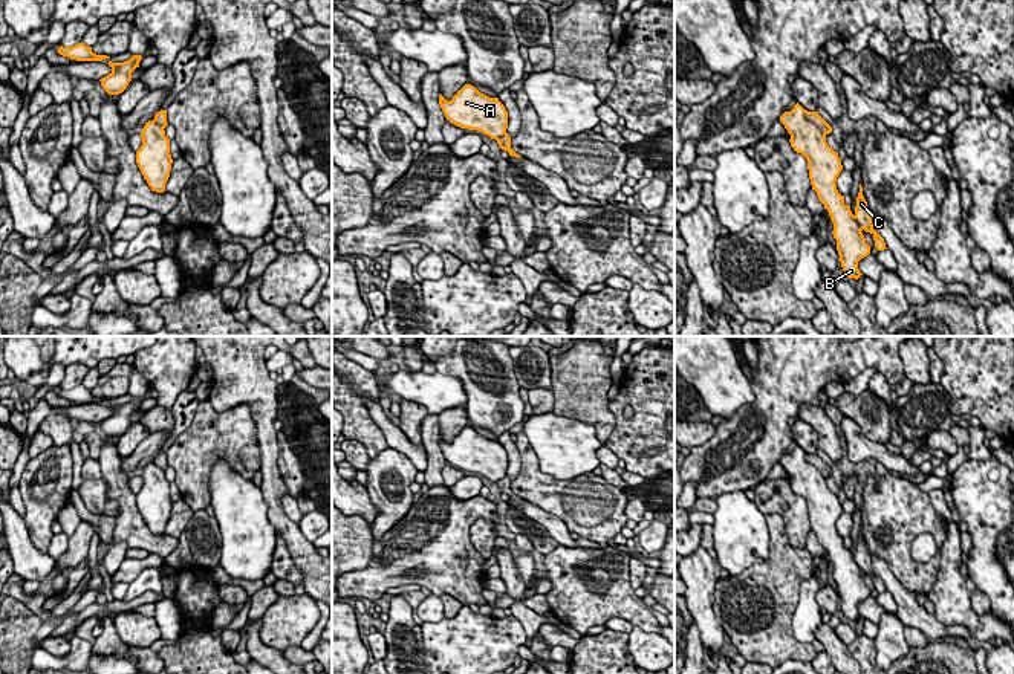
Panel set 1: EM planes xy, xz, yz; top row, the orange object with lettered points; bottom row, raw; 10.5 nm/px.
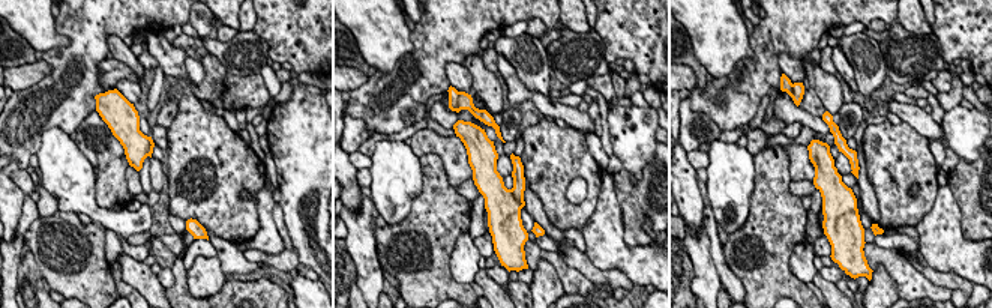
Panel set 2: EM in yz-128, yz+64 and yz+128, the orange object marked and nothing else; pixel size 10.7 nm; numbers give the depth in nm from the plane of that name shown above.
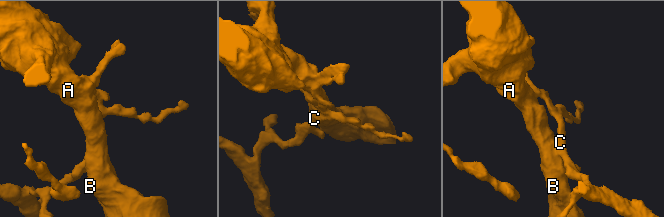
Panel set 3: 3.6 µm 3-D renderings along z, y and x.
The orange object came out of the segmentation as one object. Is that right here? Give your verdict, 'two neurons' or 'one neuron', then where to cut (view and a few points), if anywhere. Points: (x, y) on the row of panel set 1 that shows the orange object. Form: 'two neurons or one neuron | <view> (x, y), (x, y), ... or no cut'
two neurons | yz (803, 110), (825, 136)

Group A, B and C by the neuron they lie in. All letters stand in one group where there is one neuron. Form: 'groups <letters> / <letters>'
groups A B / C

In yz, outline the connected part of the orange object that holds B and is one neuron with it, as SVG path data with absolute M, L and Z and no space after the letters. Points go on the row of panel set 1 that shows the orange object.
M798 102L780 116L780 122L791 134L789 142L794 151L801 153L808 160L812 190L834 223L832 234L837 240L841 267L849 278L858 280L863 275L858 261L870 254L870 246L850 206L844 203L844 196L837 190L835 182L843 170L838 153L827 145L826 136L806 118Z

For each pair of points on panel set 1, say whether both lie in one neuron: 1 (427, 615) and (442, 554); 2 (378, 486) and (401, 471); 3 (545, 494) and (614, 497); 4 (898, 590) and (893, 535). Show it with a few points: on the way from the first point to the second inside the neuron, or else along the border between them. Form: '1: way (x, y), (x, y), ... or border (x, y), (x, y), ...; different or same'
1: border (432, 592), (439, 598); different
2: way (384, 482), (395, 473); same
3: way (562, 502), (568, 506), (597, 506); same
4: border (872, 555), (883, 560), (893, 576), (916, 595); different

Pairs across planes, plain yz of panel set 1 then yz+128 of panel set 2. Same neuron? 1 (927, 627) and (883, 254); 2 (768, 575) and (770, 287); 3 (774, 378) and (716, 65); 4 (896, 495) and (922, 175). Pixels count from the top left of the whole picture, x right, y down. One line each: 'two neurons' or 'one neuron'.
1: two neurons
2: one neuron
3: two neurons
4: one neuron

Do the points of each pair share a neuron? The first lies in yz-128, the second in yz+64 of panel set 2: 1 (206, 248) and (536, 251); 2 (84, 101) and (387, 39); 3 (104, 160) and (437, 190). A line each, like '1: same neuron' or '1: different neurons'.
1: different neurons
2: different neurons
3: different neurons

